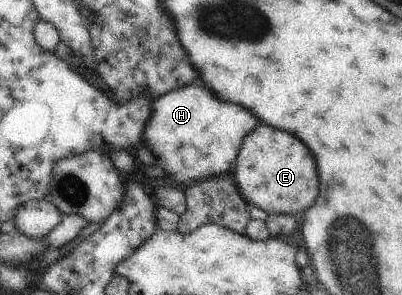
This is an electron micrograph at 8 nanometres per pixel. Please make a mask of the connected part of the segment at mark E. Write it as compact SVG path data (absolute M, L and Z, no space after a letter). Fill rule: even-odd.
M258 126L244 138L233 168L237 190L247 204L254 204L269 214L301 217L318 196L316 162L310 150L292 134L268 126Z

